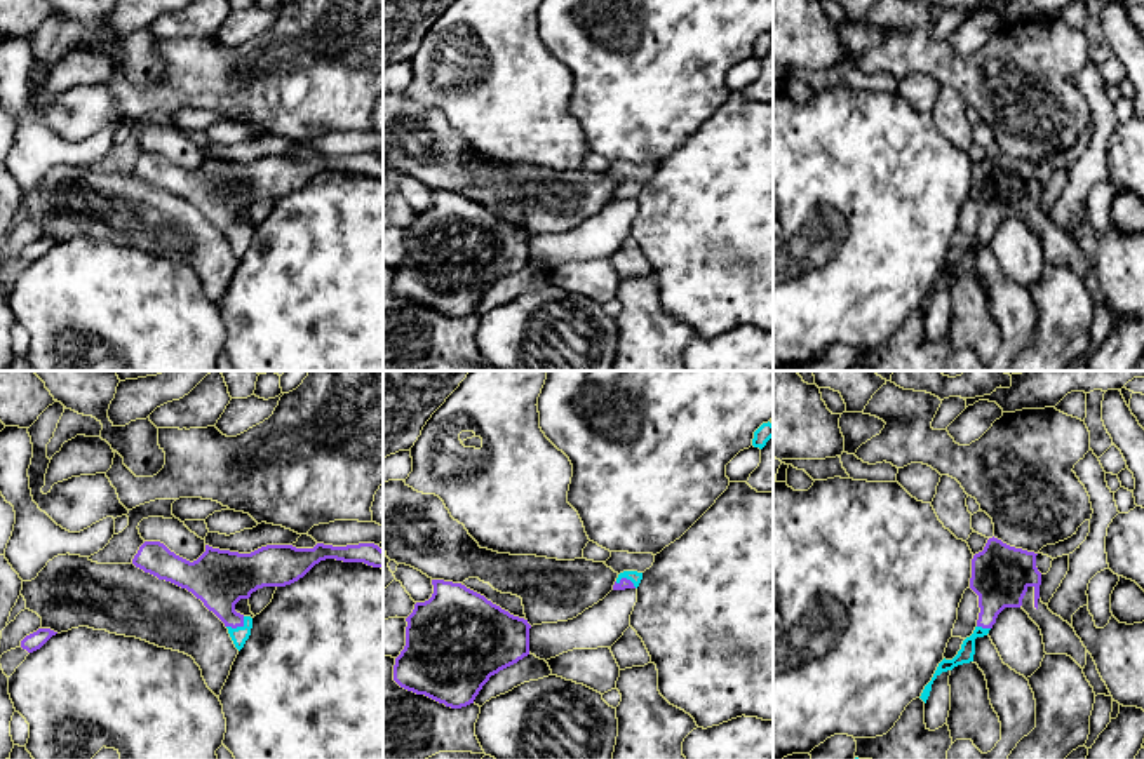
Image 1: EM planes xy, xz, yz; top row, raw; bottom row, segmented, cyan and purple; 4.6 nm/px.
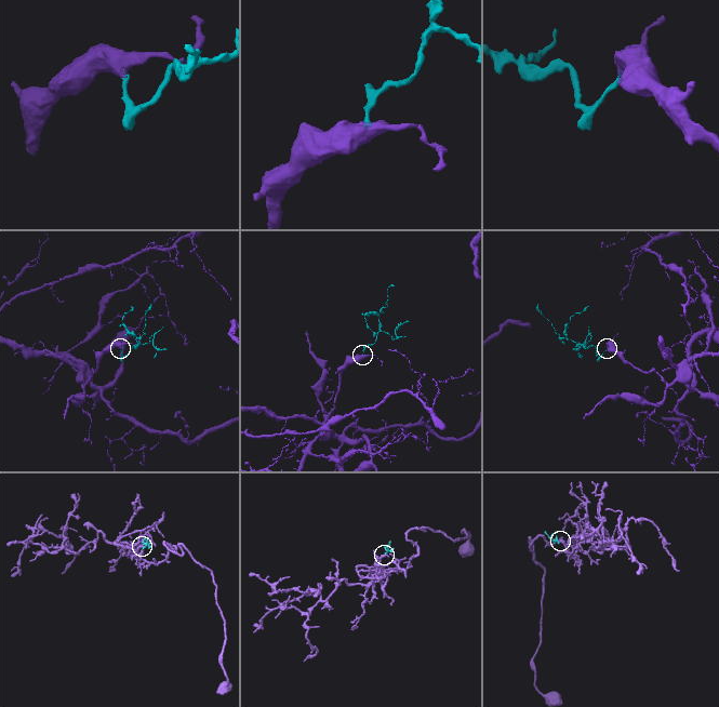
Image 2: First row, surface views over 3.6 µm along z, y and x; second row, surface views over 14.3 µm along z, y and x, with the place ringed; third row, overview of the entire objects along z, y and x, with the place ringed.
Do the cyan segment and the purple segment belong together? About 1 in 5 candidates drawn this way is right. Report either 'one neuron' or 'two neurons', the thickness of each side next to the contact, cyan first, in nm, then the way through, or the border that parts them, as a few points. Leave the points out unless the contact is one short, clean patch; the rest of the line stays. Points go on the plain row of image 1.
one neuron | 80/280 nm | across xy (241, 244), (237, 237), (223, 218), (220, 188)

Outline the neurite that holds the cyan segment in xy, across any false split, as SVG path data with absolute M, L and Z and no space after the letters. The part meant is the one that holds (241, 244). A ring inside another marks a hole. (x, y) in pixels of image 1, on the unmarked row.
M145 151L132 174L200 209L225 233L240 261L251 245L252 228L237 223L235 214L249 209L258 198L291 195L326 169L364 172L383 179L383 160L374 153L347 157L317 153L313 158L266 155L251 164L205 155L205 162L190 172L160 151Z

